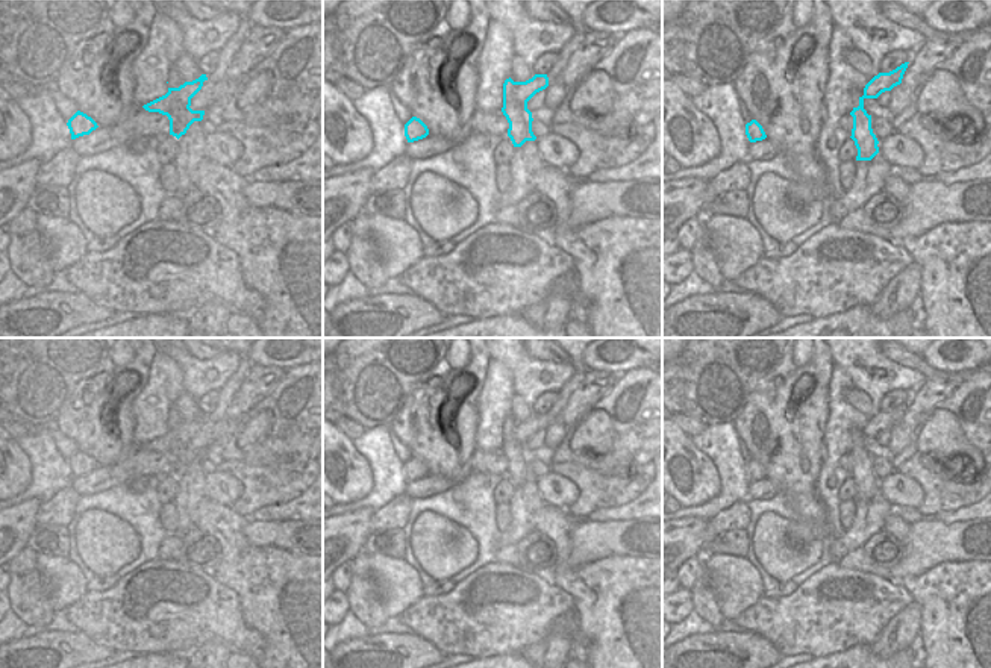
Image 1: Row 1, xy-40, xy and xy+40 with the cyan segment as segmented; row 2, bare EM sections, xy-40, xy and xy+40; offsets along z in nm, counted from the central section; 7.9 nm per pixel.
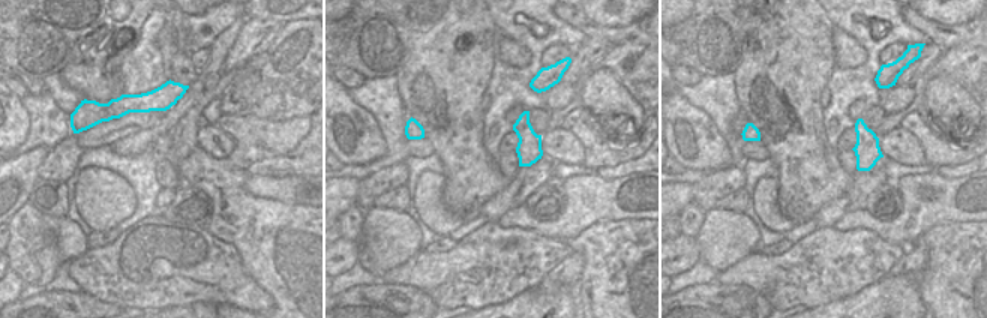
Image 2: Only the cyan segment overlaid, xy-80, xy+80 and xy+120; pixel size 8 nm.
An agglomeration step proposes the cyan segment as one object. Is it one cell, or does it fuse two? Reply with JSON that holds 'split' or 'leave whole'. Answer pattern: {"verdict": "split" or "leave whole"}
{"verdict": "split"}

